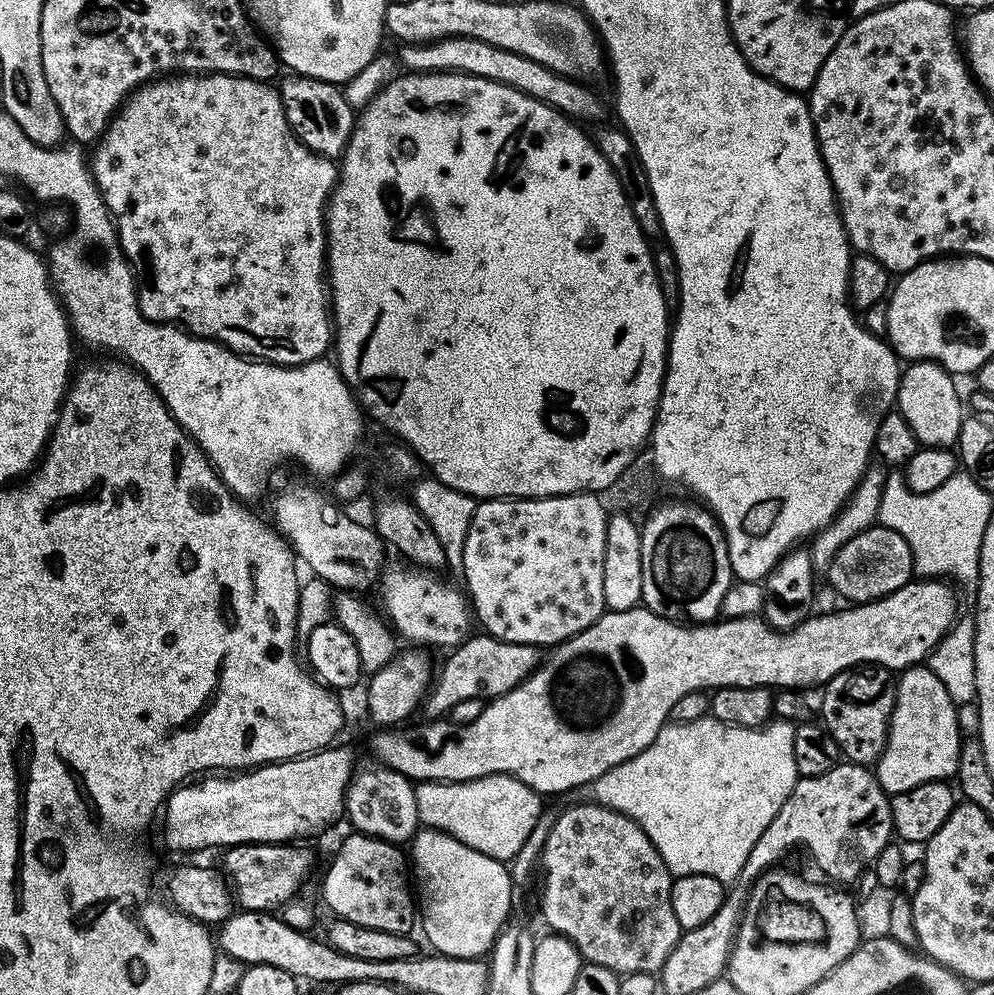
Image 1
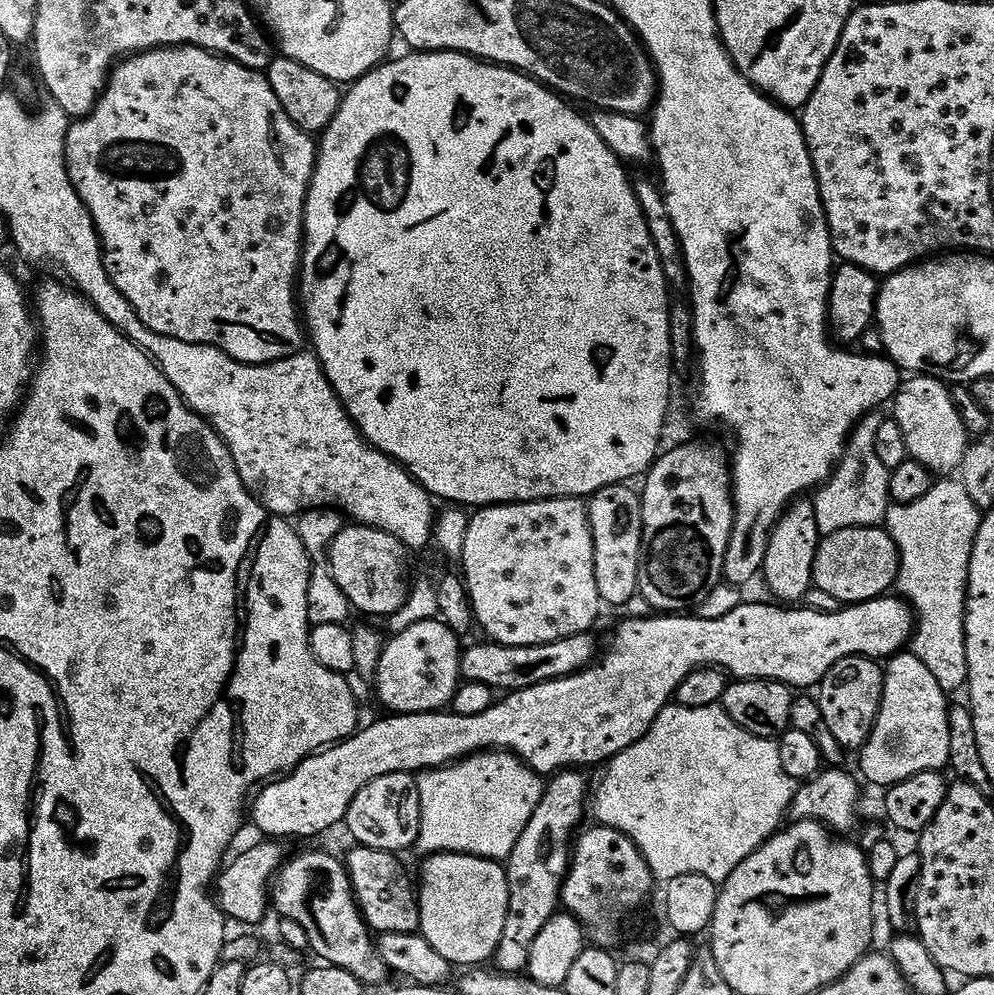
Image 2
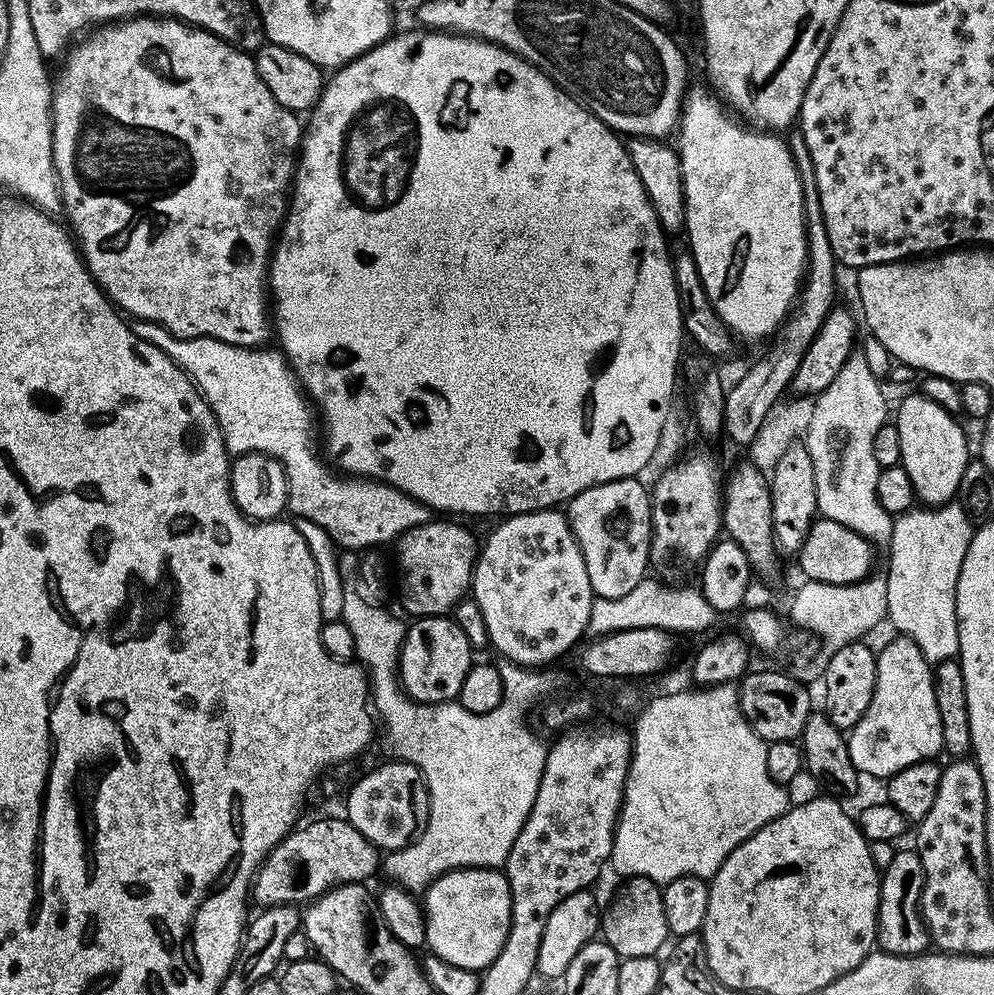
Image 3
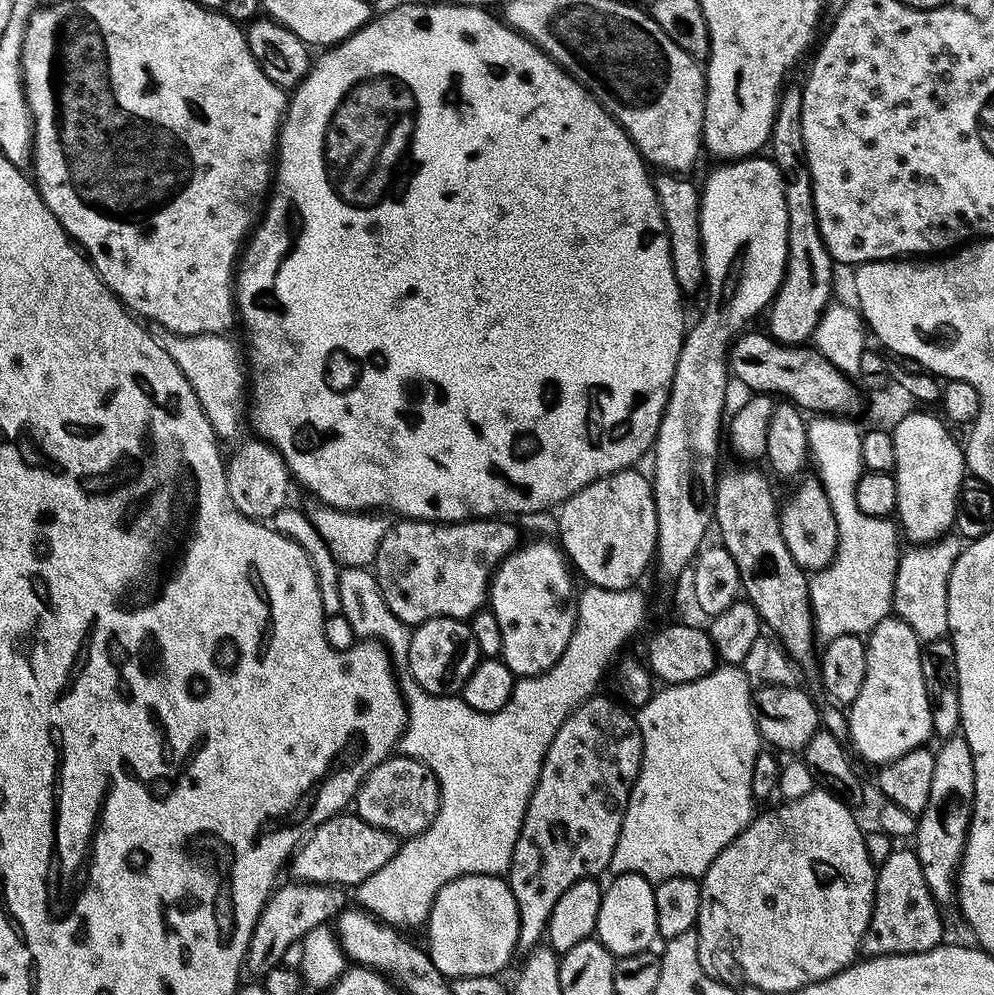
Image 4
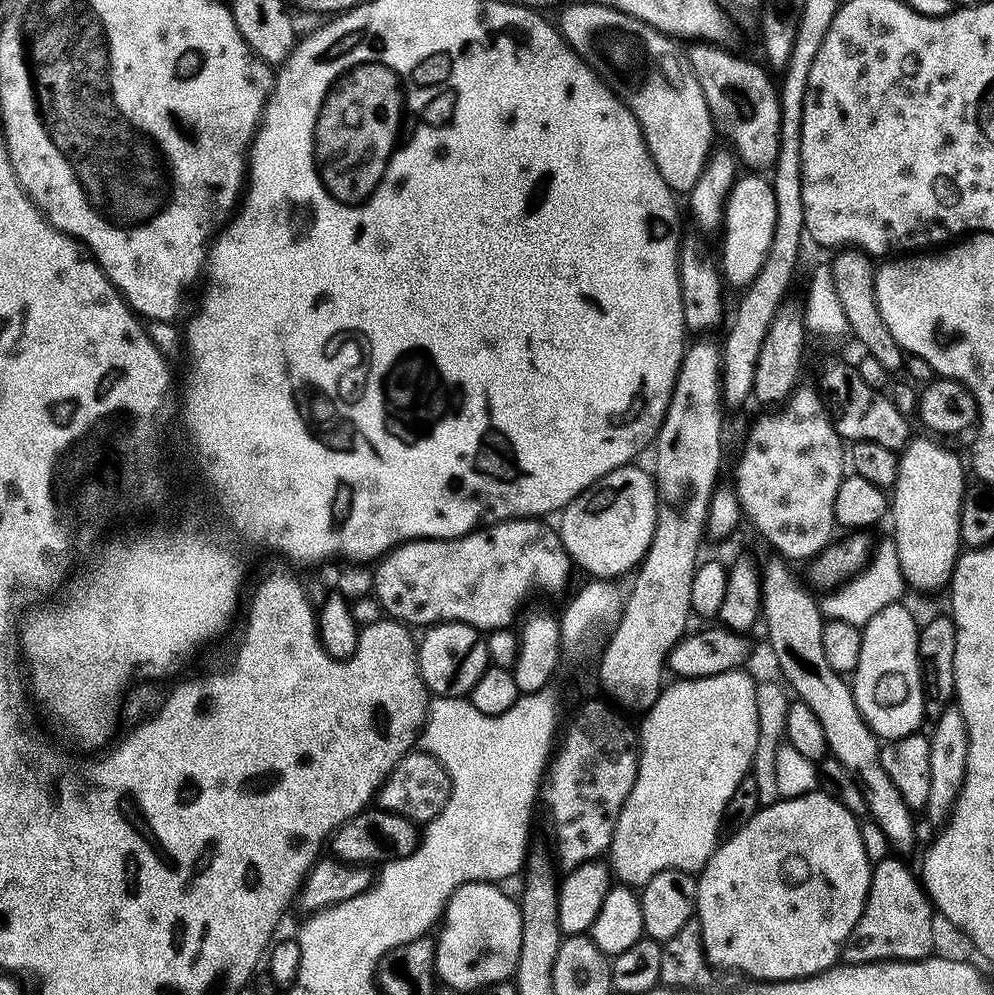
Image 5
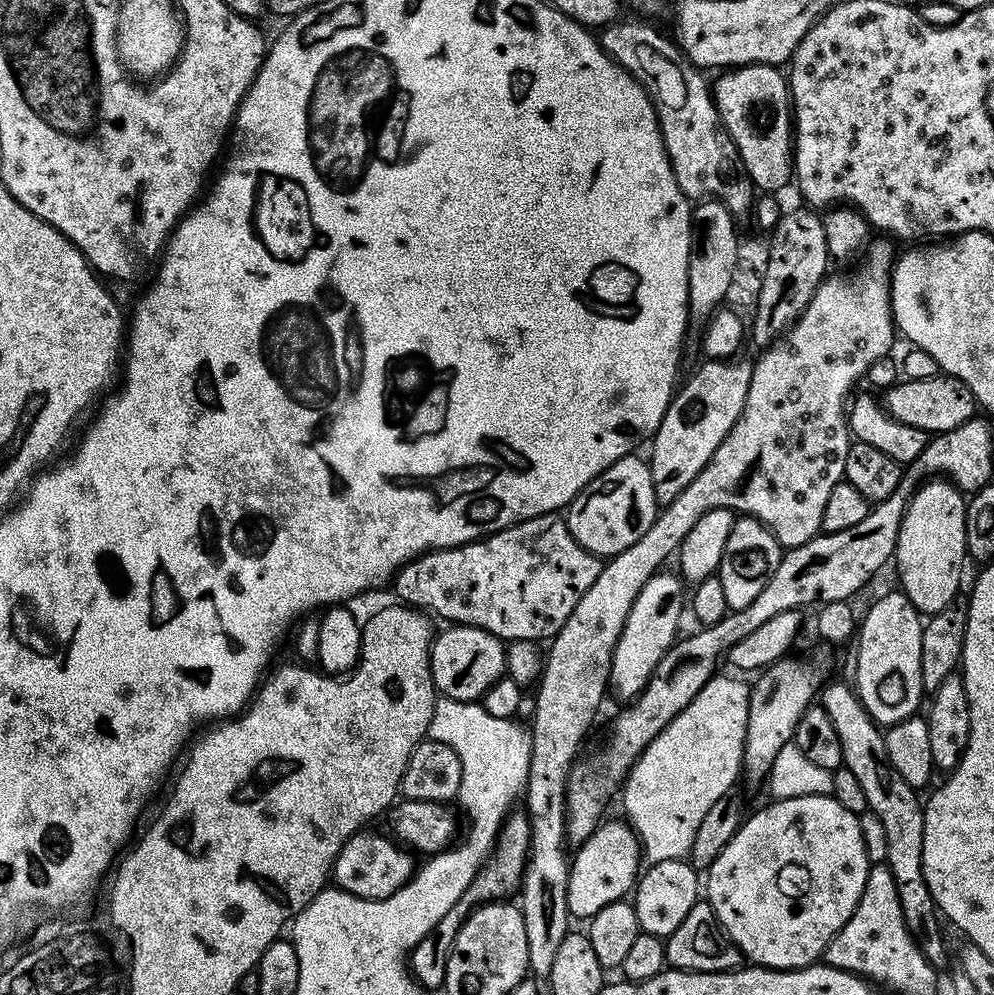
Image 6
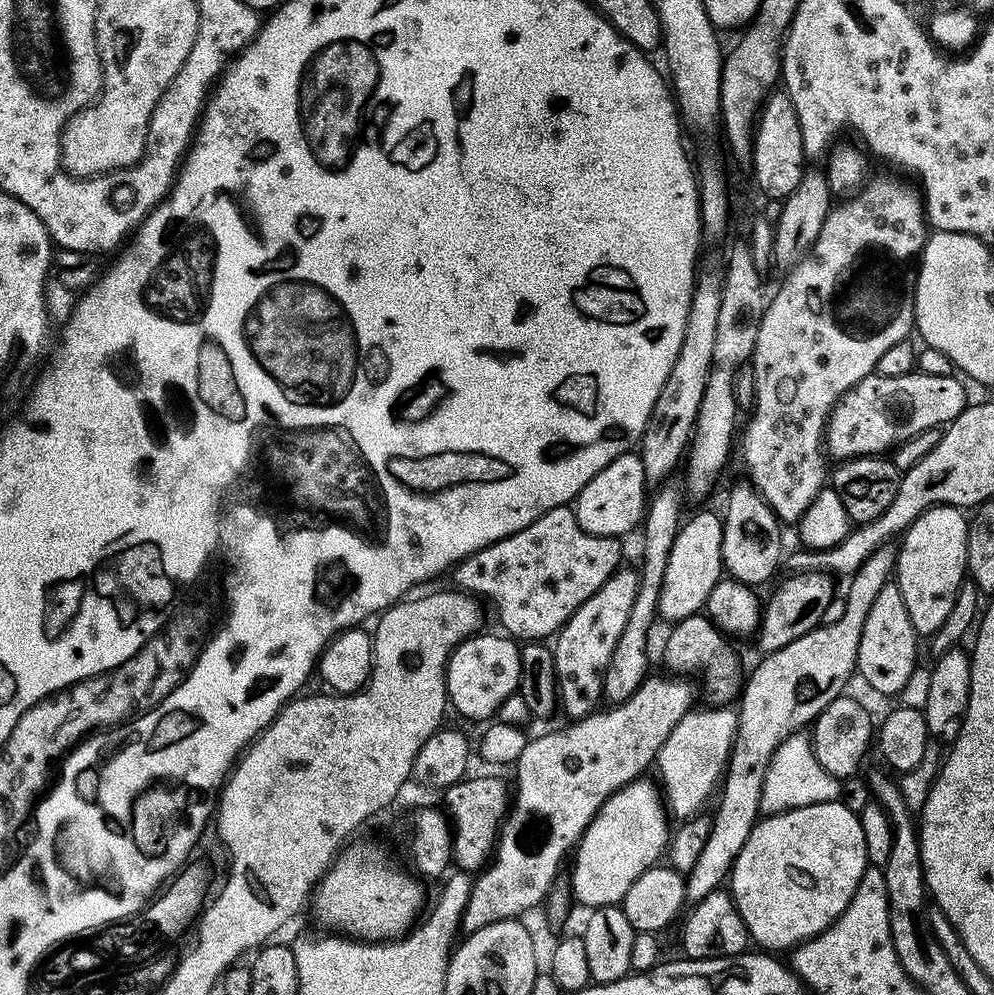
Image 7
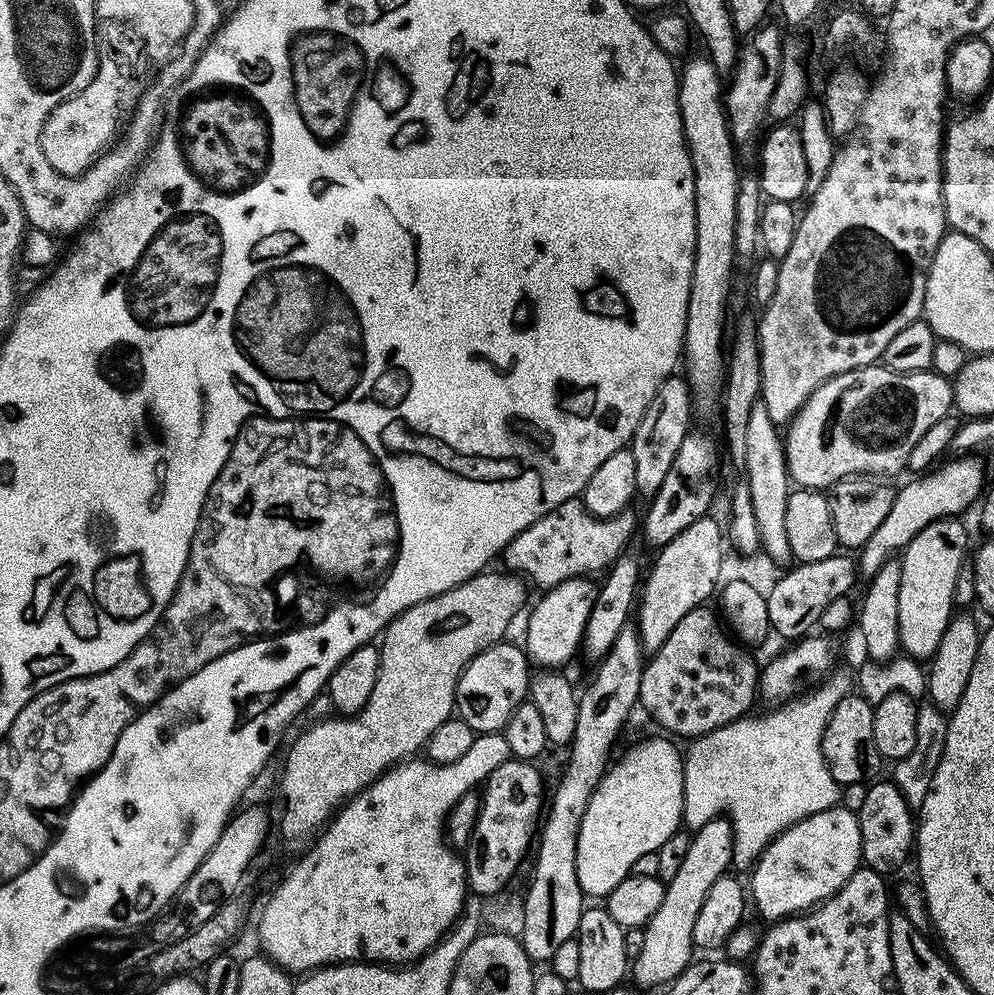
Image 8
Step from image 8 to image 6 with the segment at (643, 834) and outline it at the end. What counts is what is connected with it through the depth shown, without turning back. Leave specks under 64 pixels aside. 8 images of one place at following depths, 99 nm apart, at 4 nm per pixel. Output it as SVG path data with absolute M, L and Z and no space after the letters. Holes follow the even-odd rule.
M601 823L591 838L579 845L575 852L576 857L573 855L570 860L568 893L563 901L574 915L590 918L602 906L613 904L633 891L641 857L638 855L637 841L627 823Z

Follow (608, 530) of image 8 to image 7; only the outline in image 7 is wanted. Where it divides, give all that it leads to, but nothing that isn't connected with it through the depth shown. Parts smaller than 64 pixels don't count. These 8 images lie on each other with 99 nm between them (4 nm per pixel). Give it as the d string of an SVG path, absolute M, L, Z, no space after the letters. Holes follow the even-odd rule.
M571 507L555 508L514 535L460 561L454 568L455 587L481 601L489 600L509 637L520 642L552 638L574 610L621 567L620 544L615 536L595 536L582 530Z

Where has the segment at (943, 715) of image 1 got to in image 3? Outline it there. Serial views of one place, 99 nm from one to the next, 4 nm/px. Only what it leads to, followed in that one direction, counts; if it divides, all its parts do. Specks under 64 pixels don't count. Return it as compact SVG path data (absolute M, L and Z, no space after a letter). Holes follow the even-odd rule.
M893 635L893 640L876 652L876 681L874 698L866 706L866 714L847 733L850 761L858 772L874 774L887 781L888 777L914 766L914 762L936 760L944 752L942 742L942 718L938 718L938 702L934 698L934 668L918 650L909 636Z

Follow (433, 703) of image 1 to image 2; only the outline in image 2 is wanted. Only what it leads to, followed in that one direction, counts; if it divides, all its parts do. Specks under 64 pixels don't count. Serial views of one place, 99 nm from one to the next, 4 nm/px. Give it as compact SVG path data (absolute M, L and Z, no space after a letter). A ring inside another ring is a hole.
M591 631L570 634L554 642L542 642L530 646L510 646L495 642L469 643L460 653L460 675L464 680L482 682L494 690L515 690L534 686L554 678L562 678L571 672L588 667L598 656L596 640Z

